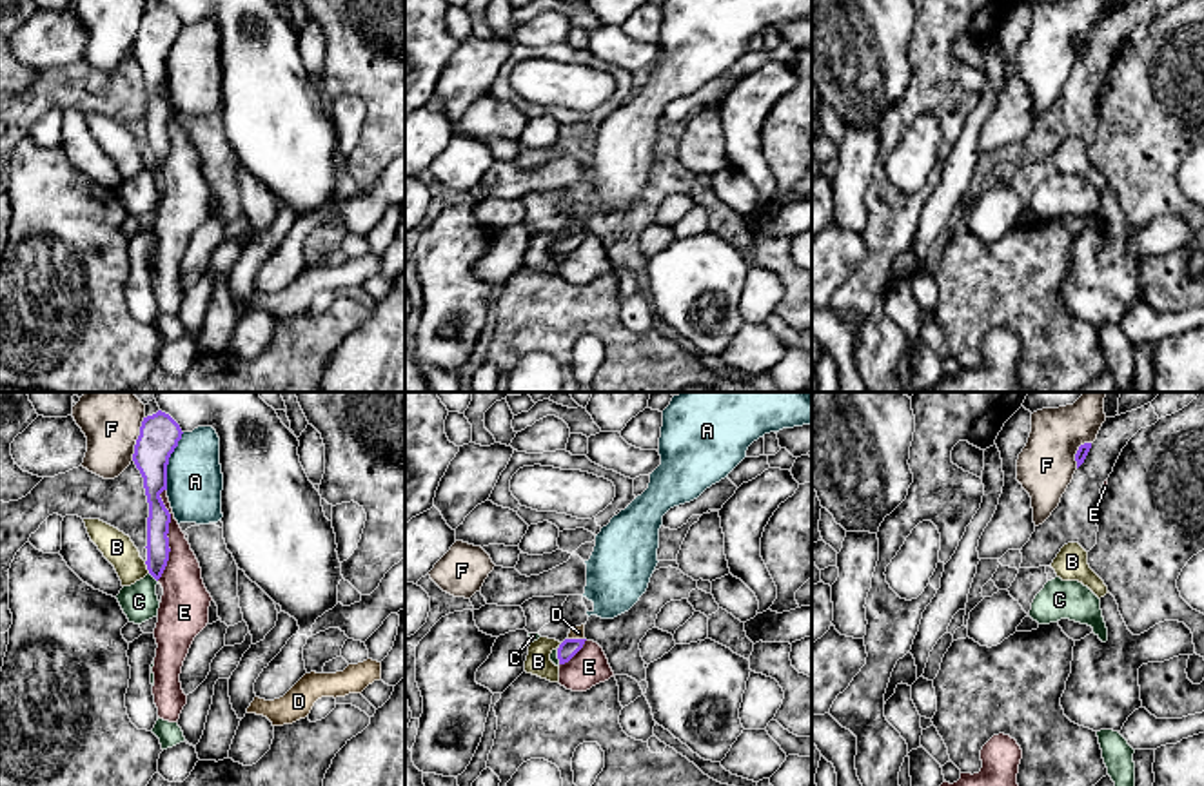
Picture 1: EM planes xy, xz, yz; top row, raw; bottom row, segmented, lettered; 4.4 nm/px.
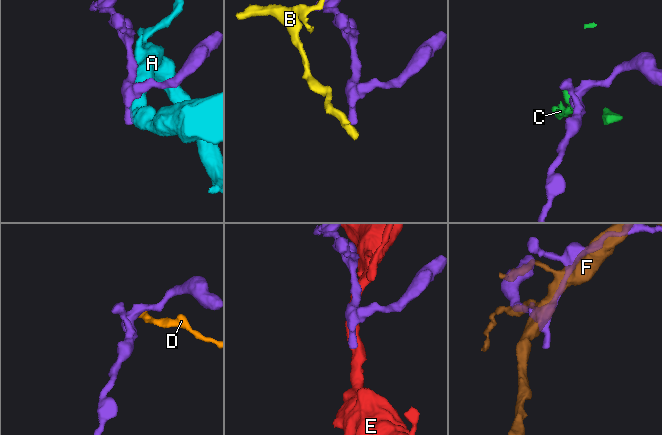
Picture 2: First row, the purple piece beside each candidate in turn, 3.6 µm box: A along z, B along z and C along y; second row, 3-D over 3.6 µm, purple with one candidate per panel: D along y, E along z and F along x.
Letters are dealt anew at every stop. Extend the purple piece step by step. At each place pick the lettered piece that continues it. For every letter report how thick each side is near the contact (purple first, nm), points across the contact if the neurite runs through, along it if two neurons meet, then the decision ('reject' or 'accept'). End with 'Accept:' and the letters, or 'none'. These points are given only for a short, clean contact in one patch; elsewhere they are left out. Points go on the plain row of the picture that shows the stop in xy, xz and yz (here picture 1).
A: 180 nm thick on the purple side, 260 nm on the other; reject
B: 100 nm thick on the purple side, 140 nm on the other; border along xy (144, 155), (149, 166); reject
C: 100 nm thick on the purple side, 160 nm on the other; runs through xy (158, 113), (153, 169), (138, 195); accept
D: 80 nm thick on the purple side, 60 nm on the other; border along xz (569, 231), (583, 233); reject
E: 110 nm thick on the purple side, 180 nm on the other; reject
F: 180 nm thick on the purple side, 220 nm on the other; reject
Accept: C

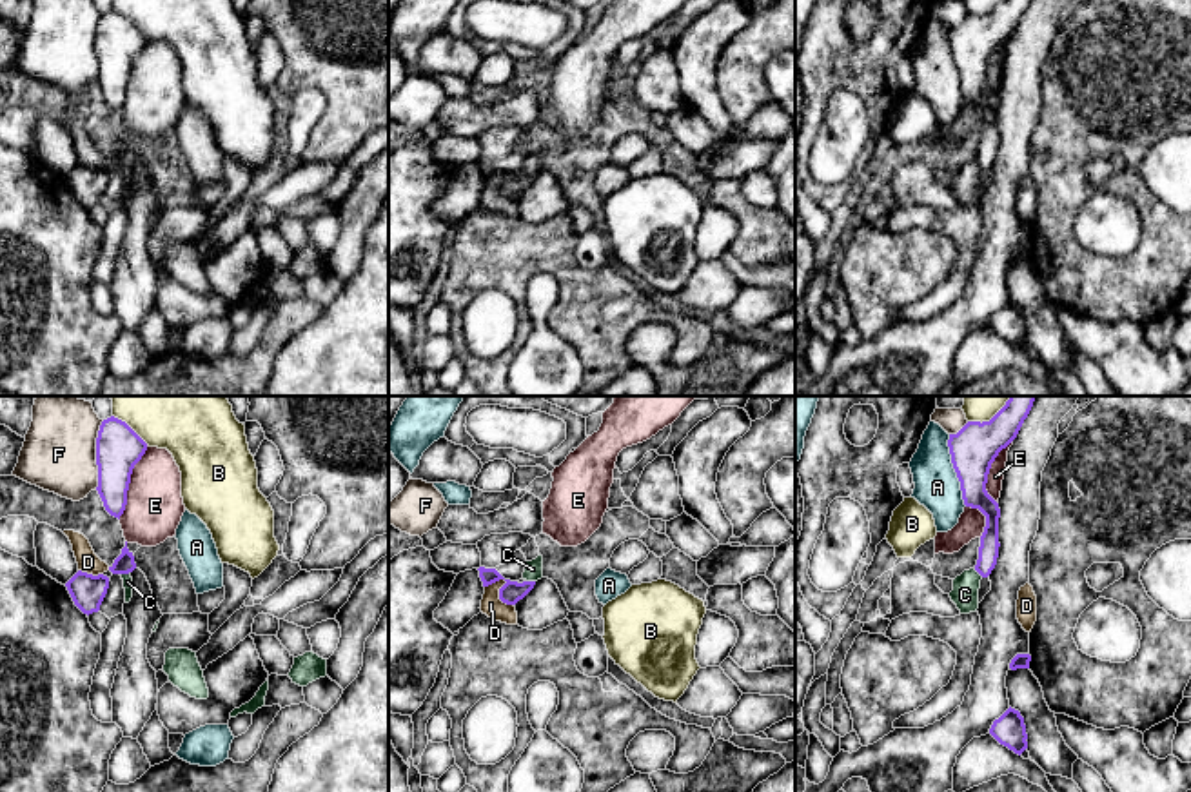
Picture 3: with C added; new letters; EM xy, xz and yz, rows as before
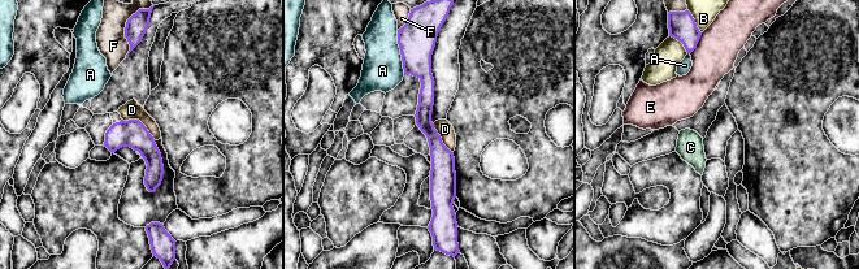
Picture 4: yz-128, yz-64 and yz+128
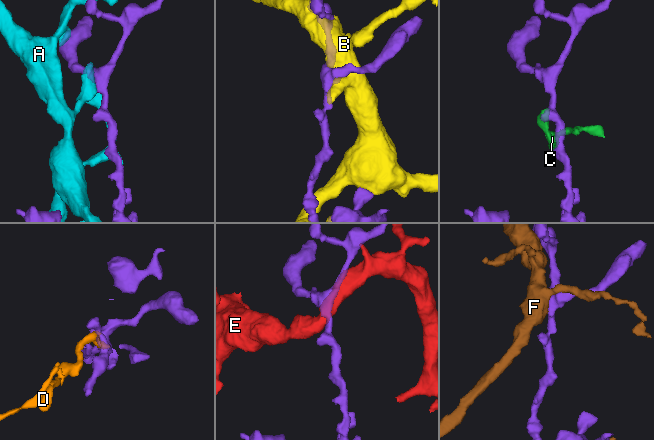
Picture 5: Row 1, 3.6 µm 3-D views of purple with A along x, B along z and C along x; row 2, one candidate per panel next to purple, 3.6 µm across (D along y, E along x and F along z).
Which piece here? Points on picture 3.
A: 200 nm thick on the purple side, 200 nm on the other; reject
B: 200 nm thick on the purple side, 220 nm on the other; reject
C: 90 nm thick on the purple side, 50 nm on the other; border along xy (129, 164), (120, 168); reject
D: 100 nm thick on the purple side, 90 nm on the other; border along xz (485, 178), (503, 173), (500, 191), (512, 198); reject
E: 200 nm thick on the purple side, 260 nm on the other; reject
F: 200 nm thick on the purple side, 320 nm on the other; reject
Accept: none

